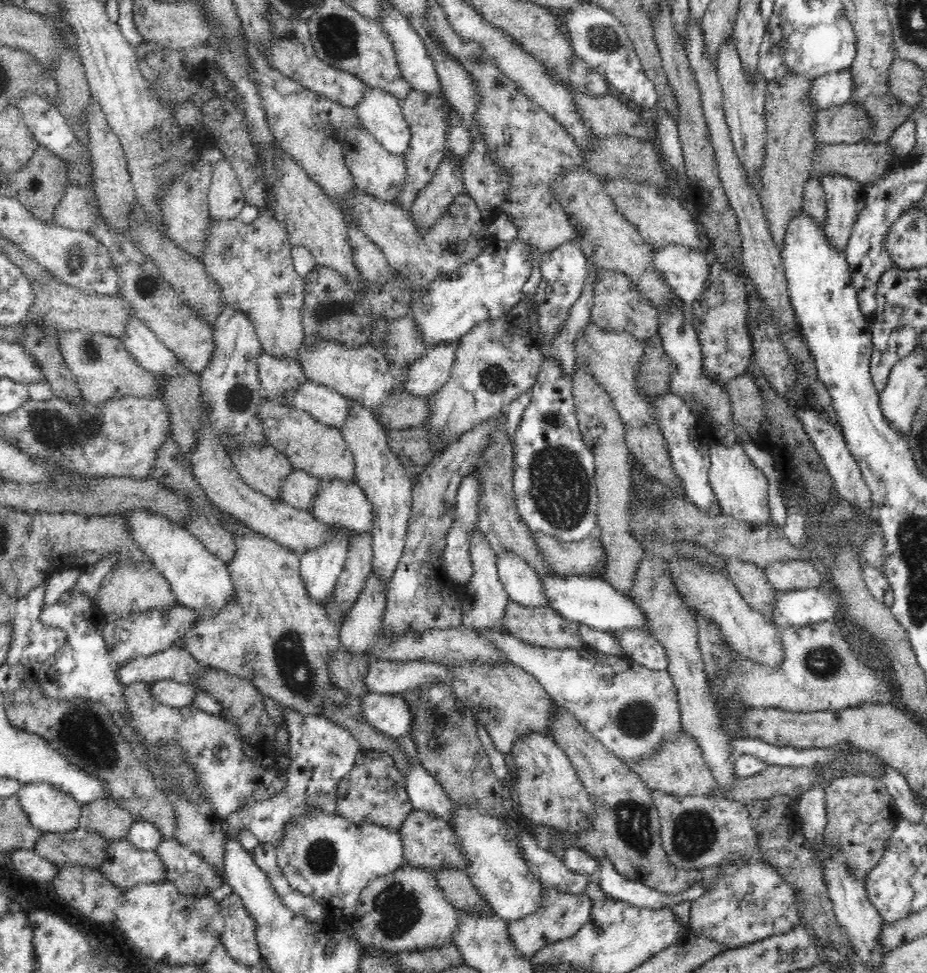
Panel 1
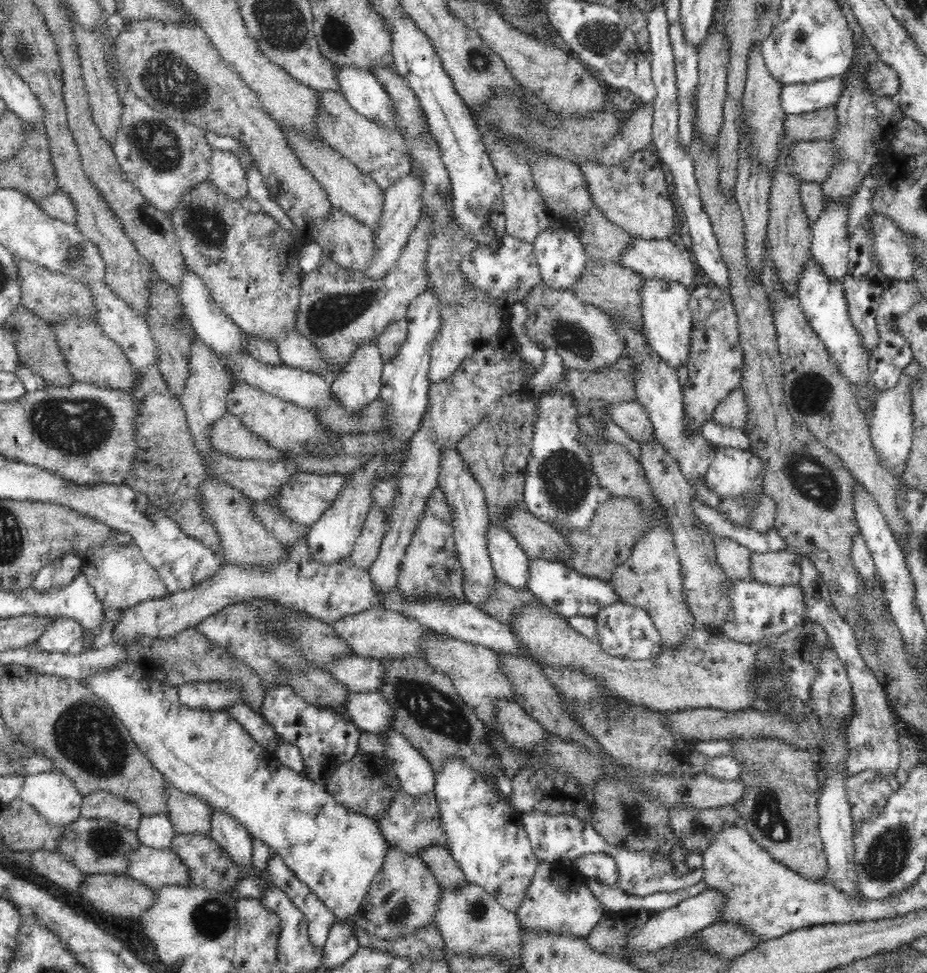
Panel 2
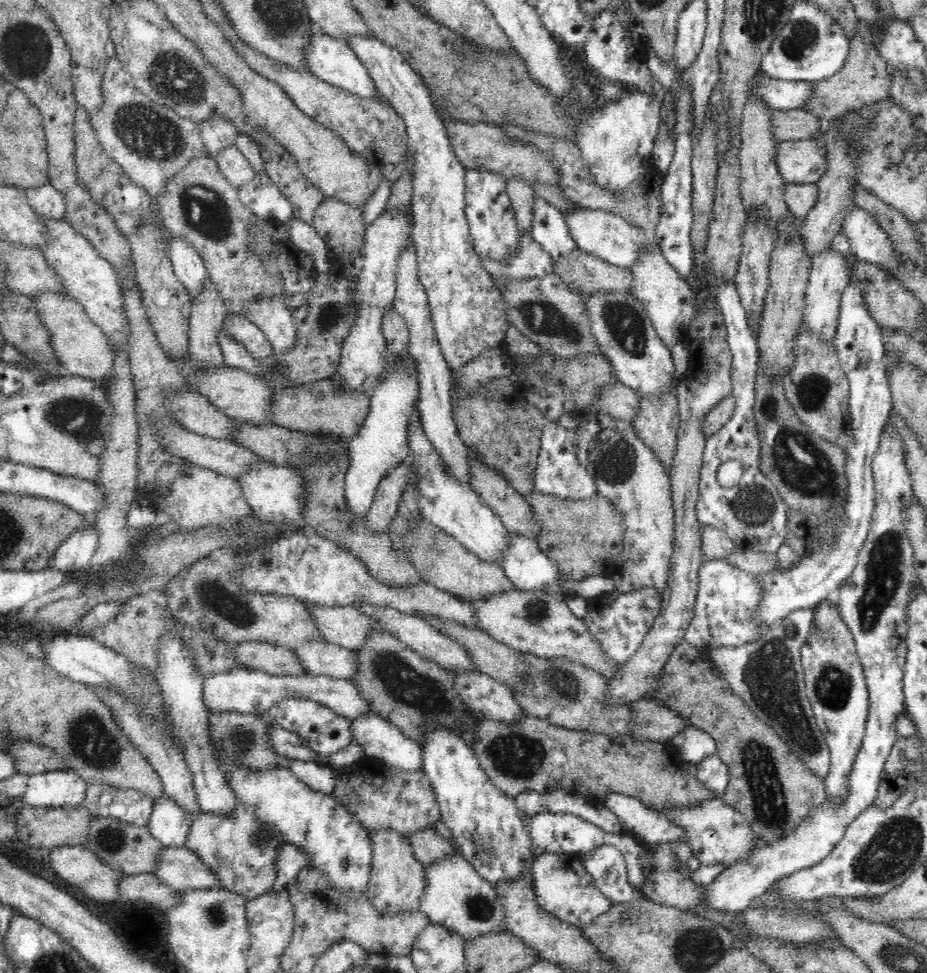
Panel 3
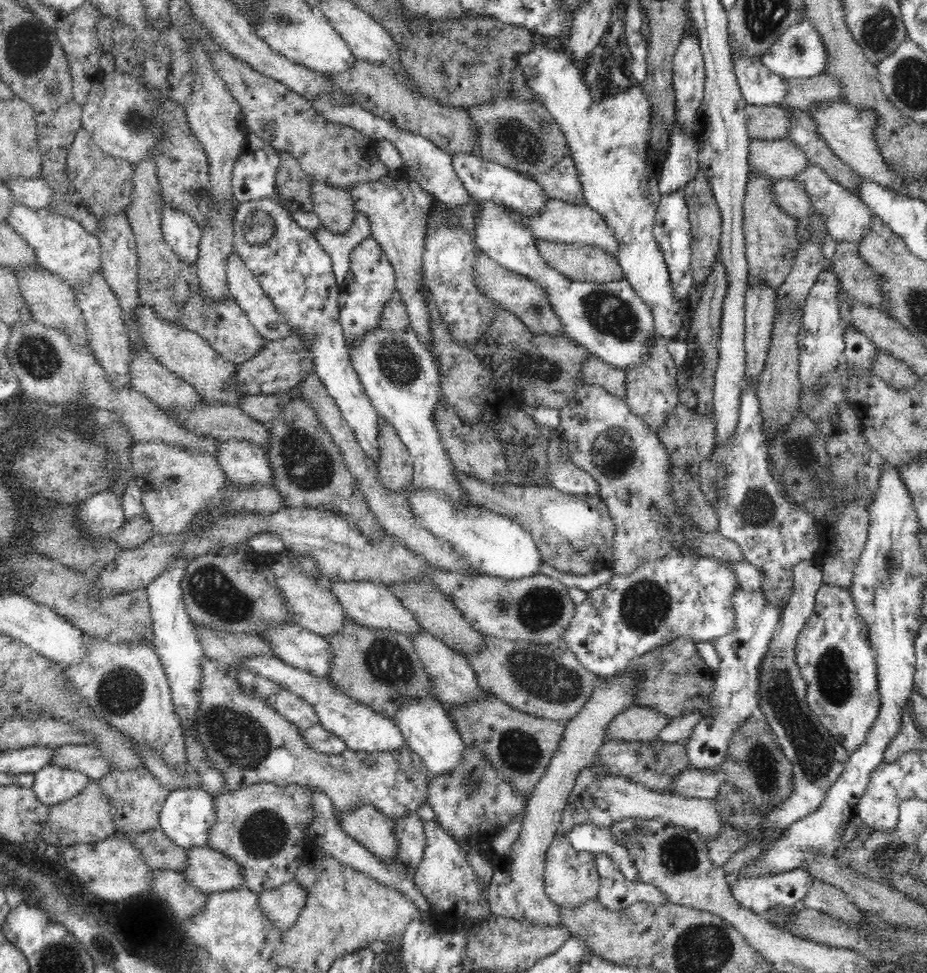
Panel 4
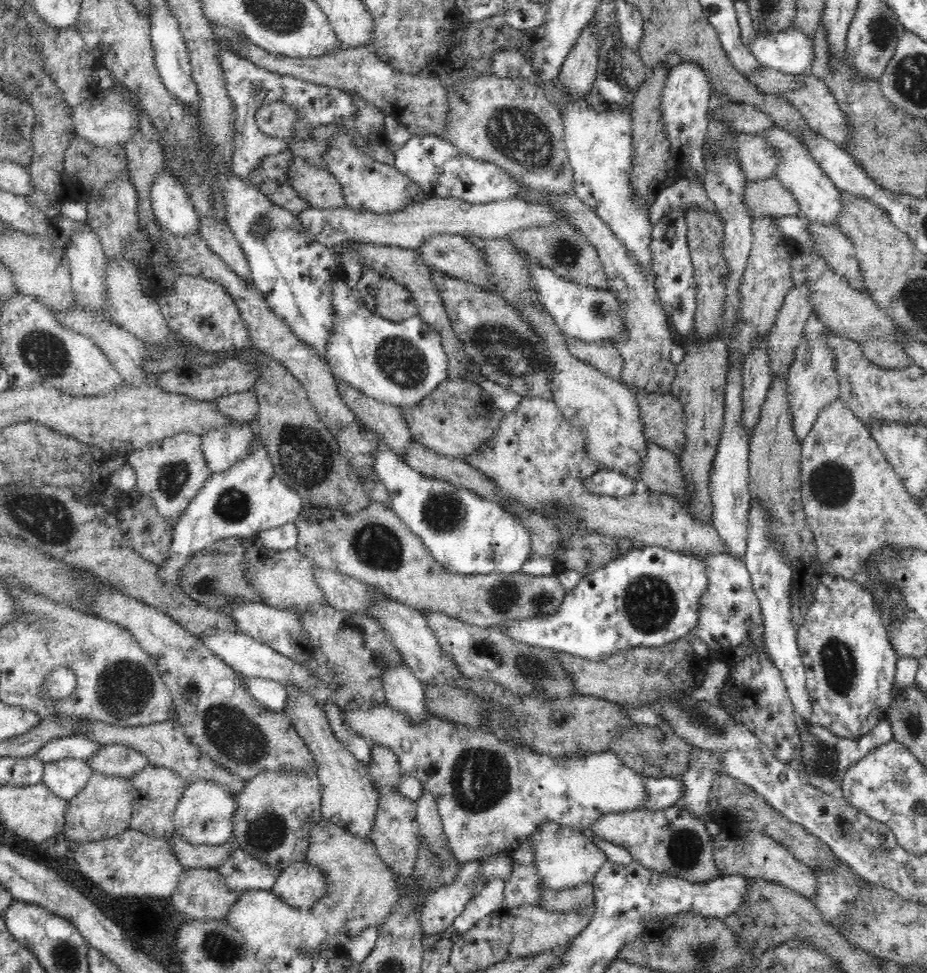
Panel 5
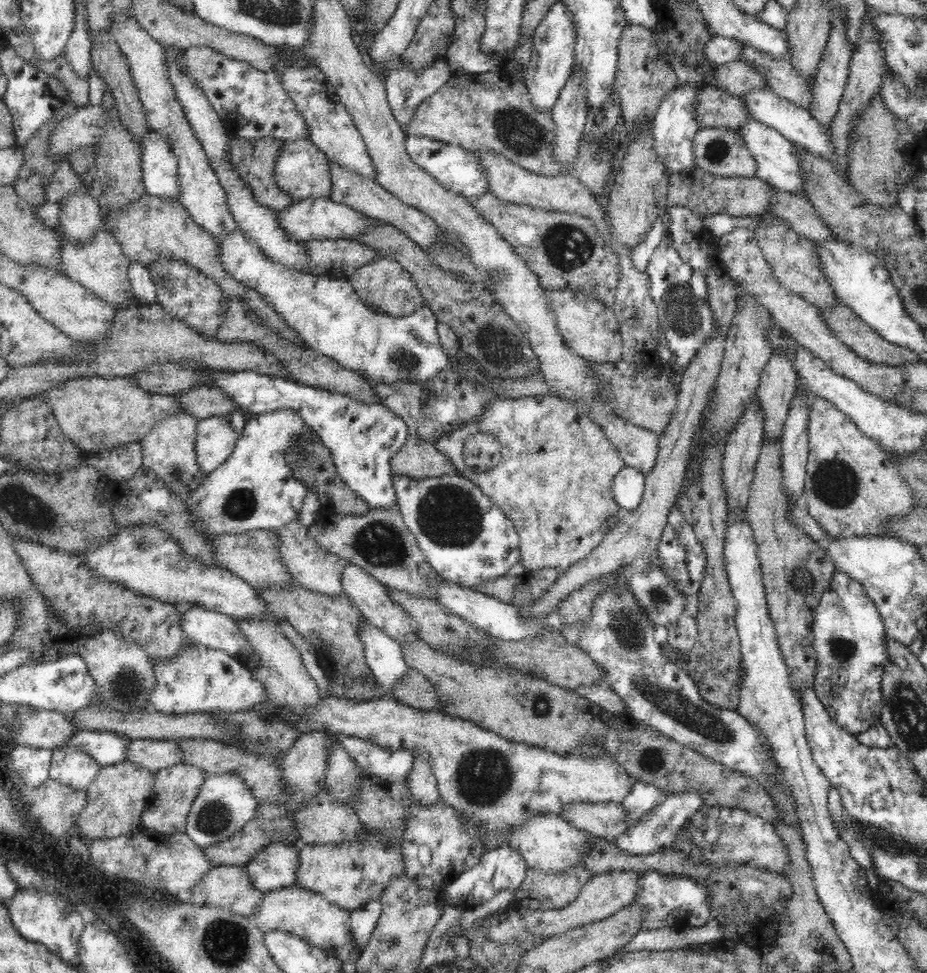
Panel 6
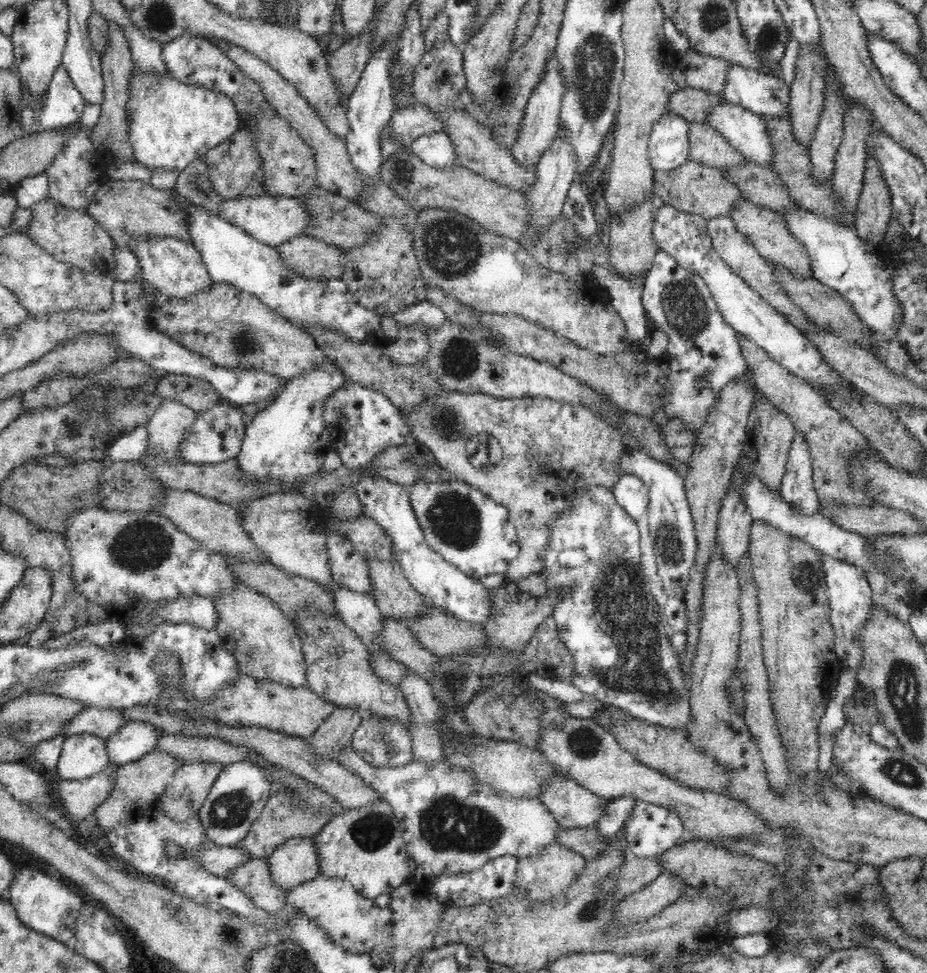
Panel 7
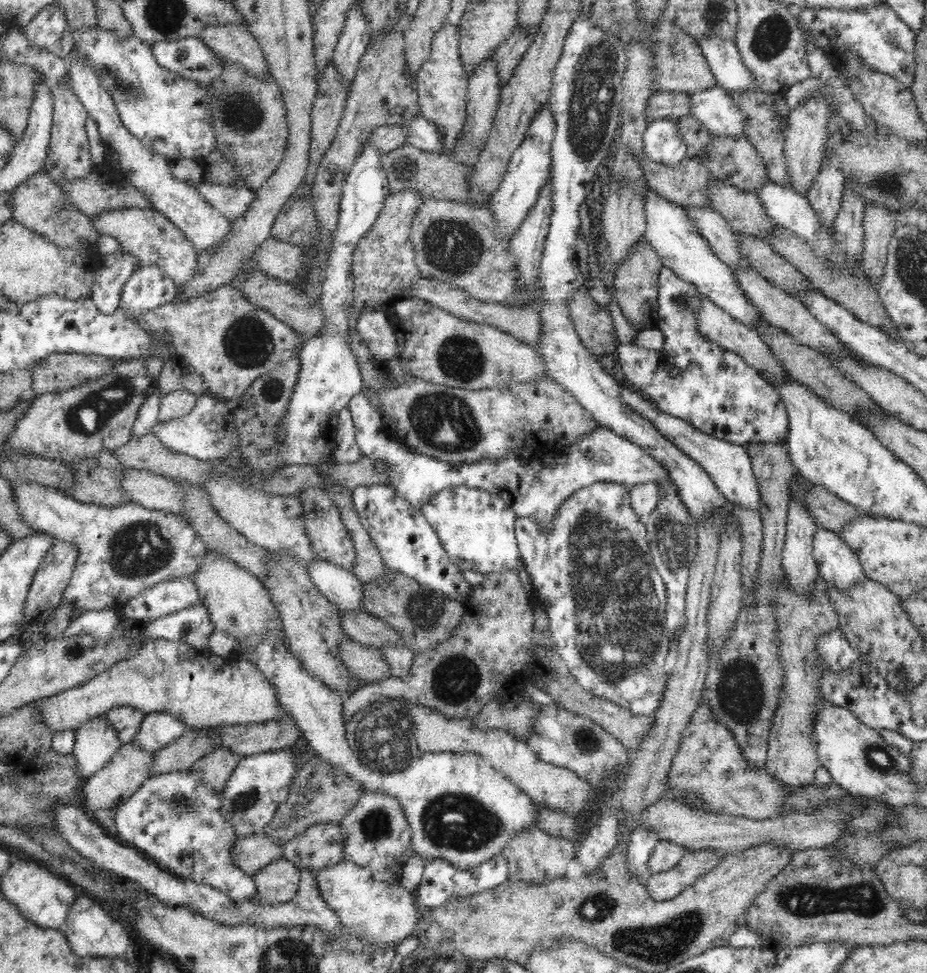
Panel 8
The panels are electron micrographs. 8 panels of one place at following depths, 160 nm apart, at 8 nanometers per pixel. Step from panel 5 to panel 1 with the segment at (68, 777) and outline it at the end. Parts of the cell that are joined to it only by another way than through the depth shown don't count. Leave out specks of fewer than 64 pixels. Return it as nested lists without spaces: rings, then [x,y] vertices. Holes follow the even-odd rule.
[[[51,783],[23,784],[17,793],[32,827],[42,833],[68,833],[79,828],[83,805]]]

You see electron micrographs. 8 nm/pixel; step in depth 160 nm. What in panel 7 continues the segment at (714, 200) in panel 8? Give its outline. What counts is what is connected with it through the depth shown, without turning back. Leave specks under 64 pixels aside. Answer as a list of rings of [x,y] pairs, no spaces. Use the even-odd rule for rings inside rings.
[[[745,199],[734,206],[734,210],[730,212],[730,216],[734,219],[738,231],[750,239],[750,242],[761,254],[761,257],[769,261],[771,265],[777,264],[778,266],[783,266],[783,268],[787,268],[792,274],[804,279],[814,278],[810,257],[805,252],[804,245],[788,229],[788,223],[786,223],[786,217],[784,217],[783,213],[759,207]]]

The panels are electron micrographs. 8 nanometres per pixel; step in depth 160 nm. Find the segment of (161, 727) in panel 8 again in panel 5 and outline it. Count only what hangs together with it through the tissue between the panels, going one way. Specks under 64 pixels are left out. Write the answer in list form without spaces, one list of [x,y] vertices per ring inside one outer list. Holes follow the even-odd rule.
[[[72,734],[69,737],[49,740],[33,756],[36,756],[36,759],[42,761],[44,765],[64,758],[76,758],[85,761],[92,758],[92,755],[95,755],[103,746],[104,744],[98,744],[98,742],[85,736]]]

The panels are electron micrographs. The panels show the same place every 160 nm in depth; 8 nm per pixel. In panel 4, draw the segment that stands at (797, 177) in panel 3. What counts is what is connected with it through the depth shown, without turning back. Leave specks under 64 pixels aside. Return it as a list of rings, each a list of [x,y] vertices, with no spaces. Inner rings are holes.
[[[790,139],[751,140],[749,166],[774,180],[794,180],[812,162]]]

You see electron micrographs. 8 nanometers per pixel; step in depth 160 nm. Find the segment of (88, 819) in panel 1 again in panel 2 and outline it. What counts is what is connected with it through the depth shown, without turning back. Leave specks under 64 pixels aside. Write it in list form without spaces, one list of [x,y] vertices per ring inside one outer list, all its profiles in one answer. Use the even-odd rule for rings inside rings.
[[[95,791],[83,798],[82,818],[103,818],[130,831],[137,831],[142,815],[136,805],[107,791]]]

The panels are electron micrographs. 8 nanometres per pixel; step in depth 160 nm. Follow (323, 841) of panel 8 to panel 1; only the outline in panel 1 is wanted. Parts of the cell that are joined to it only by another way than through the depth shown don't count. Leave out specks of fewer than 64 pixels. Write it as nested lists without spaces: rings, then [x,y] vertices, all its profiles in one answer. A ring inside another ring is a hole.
[[[118,839],[110,842],[106,854],[107,857],[102,861],[98,869],[104,878],[107,878],[118,888],[125,890],[140,883],[162,883],[165,880],[167,870],[155,850],[140,850],[127,839]]]

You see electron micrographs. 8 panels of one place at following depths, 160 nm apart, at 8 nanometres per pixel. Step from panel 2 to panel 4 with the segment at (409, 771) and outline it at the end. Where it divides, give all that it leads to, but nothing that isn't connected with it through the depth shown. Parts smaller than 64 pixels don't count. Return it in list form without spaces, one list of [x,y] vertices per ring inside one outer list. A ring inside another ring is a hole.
[[[254,656],[254,658],[246,658],[240,667],[256,673],[264,678],[268,678],[276,683],[284,685],[284,688],[308,701],[314,711],[318,713],[320,717],[320,725],[324,727],[328,732],[334,733],[339,736],[347,745],[348,749],[354,752],[392,752],[392,750],[404,750],[404,748],[409,748],[406,744],[406,739],[400,727],[396,725],[393,719],[387,719],[384,715],[372,710],[369,706],[360,704],[355,698],[348,696],[346,693],[337,690],[334,685],[330,686],[329,682],[325,680],[322,676],[312,676],[309,672],[305,670],[298,670],[289,664],[286,664],[282,659],[275,656]]]

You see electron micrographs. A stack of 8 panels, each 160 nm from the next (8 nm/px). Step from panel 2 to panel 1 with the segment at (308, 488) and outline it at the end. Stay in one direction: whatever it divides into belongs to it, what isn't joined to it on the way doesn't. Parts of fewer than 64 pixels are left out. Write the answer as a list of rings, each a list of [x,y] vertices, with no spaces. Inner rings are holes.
[[[320,479],[320,488],[310,512],[318,521],[331,527],[343,526],[359,534],[374,529],[372,503],[360,485],[347,480]]]

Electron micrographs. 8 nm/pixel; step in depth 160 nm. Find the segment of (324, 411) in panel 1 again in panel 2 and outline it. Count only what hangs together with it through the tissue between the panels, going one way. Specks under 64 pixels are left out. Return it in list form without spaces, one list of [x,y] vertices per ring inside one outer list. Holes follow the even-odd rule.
[[[187,266],[179,296],[184,314],[193,326],[195,334],[204,342],[204,345],[214,350],[222,361],[231,366],[229,370],[231,370],[233,378],[238,378],[250,386],[258,387],[260,390],[273,394],[286,402],[291,402],[300,408],[311,411],[316,410],[316,408],[324,408],[332,402],[331,381],[326,380],[324,377],[307,370],[290,368],[285,365],[282,367],[266,365],[266,363],[250,356],[247,347],[242,345],[242,337],[246,337],[244,332],[228,319],[228,316],[214,301],[206,287],[206,283]]]

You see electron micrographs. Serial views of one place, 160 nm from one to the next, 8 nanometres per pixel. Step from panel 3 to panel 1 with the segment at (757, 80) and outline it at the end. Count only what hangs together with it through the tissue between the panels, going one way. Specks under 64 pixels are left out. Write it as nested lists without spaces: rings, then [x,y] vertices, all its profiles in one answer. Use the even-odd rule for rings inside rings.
[[[850,68],[823,74],[813,80],[813,86],[808,92],[808,101],[816,110],[826,110],[831,106],[840,106],[852,98],[855,88],[854,78]]]

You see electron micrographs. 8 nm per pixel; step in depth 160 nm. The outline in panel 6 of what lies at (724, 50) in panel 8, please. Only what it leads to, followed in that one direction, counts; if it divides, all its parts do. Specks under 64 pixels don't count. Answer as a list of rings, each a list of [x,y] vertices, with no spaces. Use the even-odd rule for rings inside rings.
[[[770,88],[750,91],[744,94],[742,99],[744,99],[744,103],[746,103],[748,111],[750,111],[751,118],[762,122],[762,124],[774,127],[784,135],[784,138],[787,138],[797,146],[805,148],[807,152],[813,154],[816,158],[823,158],[831,163],[834,162],[834,143],[832,143],[831,129],[822,127],[810,114],[810,111],[792,104],[785,98],[780,98]]]

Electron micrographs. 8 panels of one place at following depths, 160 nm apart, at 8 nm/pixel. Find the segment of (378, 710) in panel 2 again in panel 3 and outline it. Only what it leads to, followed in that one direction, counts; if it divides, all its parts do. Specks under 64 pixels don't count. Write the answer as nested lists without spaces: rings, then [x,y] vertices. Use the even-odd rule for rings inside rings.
[[[248,668],[232,669],[230,672],[206,677],[203,684],[203,701],[211,714],[239,712],[266,716],[269,708],[272,708],[281,698],[294,695],[326,705],[351,722],[371,712],[368,699],[364,698],[352,681],[312,673],[302,674],[302,676],[270,676],[265,672],[252,671]]]

